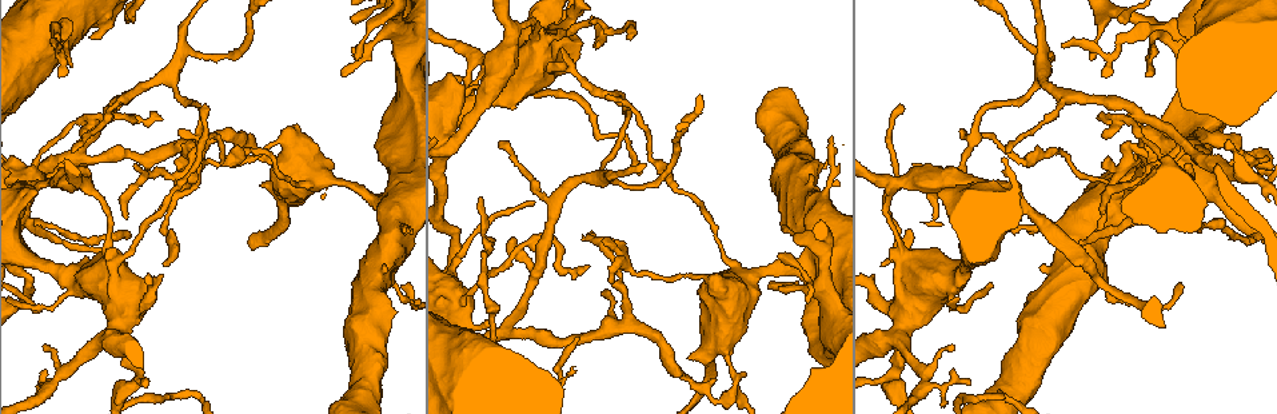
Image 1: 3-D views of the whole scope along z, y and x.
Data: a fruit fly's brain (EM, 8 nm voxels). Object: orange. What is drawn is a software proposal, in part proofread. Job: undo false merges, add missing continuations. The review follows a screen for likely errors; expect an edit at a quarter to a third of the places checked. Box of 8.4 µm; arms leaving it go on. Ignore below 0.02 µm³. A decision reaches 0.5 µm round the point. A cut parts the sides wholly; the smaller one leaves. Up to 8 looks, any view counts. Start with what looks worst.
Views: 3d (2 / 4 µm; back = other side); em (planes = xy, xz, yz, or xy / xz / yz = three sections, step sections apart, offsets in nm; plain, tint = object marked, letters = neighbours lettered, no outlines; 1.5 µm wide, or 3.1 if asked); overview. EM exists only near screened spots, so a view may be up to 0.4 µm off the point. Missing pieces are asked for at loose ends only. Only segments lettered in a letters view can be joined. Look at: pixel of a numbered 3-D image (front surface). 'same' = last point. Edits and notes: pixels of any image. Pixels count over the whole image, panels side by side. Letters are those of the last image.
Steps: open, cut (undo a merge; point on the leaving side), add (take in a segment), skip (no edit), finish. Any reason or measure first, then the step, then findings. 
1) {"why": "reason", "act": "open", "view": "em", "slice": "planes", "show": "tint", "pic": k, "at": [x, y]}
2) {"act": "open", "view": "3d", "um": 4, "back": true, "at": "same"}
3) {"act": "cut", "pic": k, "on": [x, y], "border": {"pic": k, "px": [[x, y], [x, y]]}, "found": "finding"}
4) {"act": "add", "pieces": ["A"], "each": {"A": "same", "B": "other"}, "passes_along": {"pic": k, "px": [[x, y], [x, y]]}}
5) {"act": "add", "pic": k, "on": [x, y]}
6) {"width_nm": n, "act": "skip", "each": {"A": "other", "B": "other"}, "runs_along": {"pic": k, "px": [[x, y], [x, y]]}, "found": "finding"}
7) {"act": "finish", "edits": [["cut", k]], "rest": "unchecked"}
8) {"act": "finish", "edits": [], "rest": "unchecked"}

{"why": "narrows sharply", "act": "open", "view": "em", "slice": "xy", "step": 8, "show": "tint", "pic": 1, "at": [66, 49]}

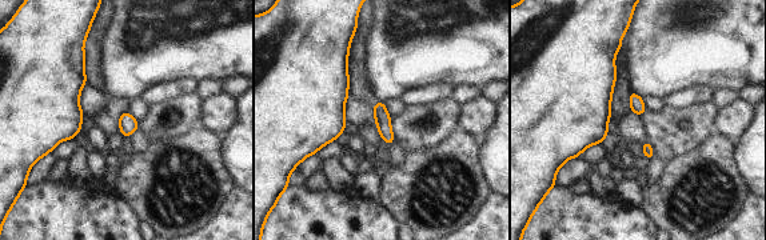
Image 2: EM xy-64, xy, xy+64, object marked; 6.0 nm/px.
{"act": "open", "view": "em", "slice": "planes", "show": "tint", "at": "same"}

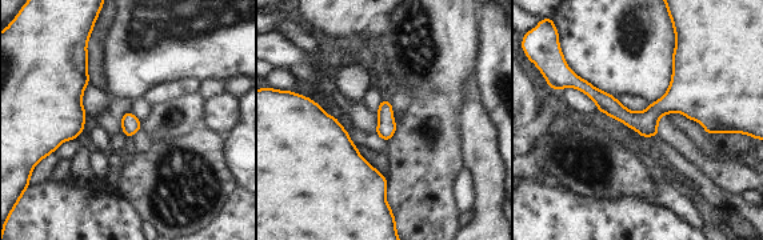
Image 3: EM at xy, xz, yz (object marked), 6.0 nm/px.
{"why": "what lies round it", "act": "open", "view": "em", "slice": "planes", "show": "letters", "at": "same"}

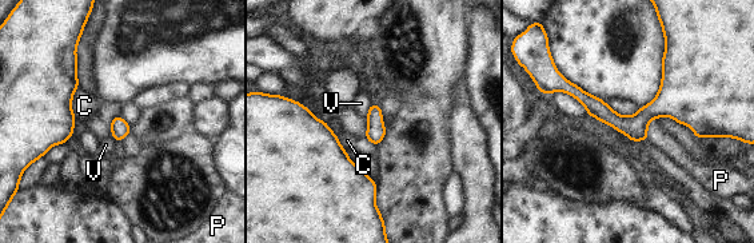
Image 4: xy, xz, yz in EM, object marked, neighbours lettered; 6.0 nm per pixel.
{"longest_contact_nm": ["C", 200], "act": "skip", "each": {"C": "other", "P": "other", "V": "other"}, "border": {"pic": 4, "px": [[371, 104], [366, 115]]}, "found": "all the same cell"}

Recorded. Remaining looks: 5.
{"why": "thick turns thin", "act": "open", "view": "em", "slice": "xz", "step": 4, "show": "tint", "pic": 1, "at": [901, 258]}

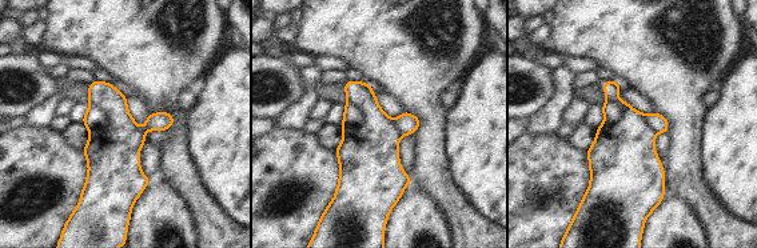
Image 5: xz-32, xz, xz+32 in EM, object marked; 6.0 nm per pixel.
{"why": "cut it another way", "act": "open", "view": "em", "slice": "planes", "show": "letters", "at": "same"}

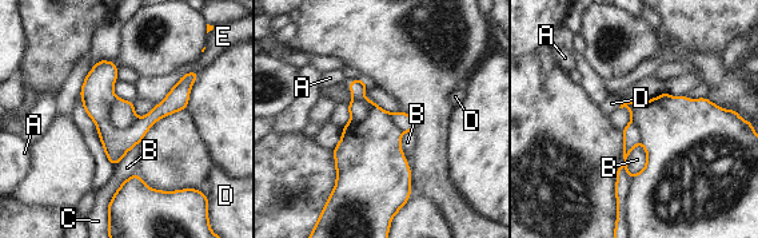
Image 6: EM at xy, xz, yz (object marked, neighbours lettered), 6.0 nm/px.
{"act": "cut", "pic": 6, "on": [96, 92], "each": {"A": "other", "B": "other", "C": "other", "D": "other", "E": "other"}, "part_leaving": {"pic": 6, "px": [[191, 76], [115, 153], [115, 161]]}, "found": "a second cell is stuck on"}

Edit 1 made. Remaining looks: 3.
{"act": "open", "view": "overview"}

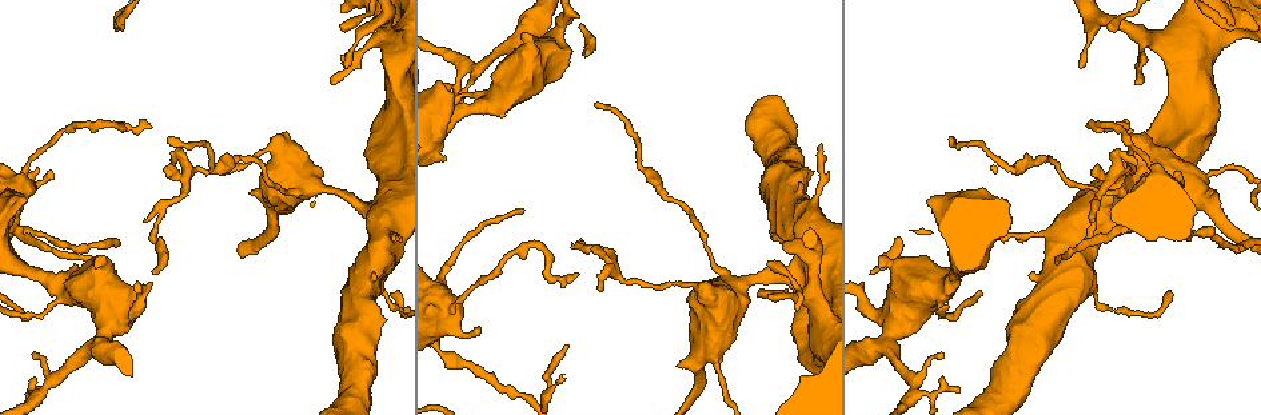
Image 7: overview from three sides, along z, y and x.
{"why": "thick turns thin", "act": "open", "view": "em", "slice": "planes", "show": "letters", "pic": 7, "at": [460, 110]}

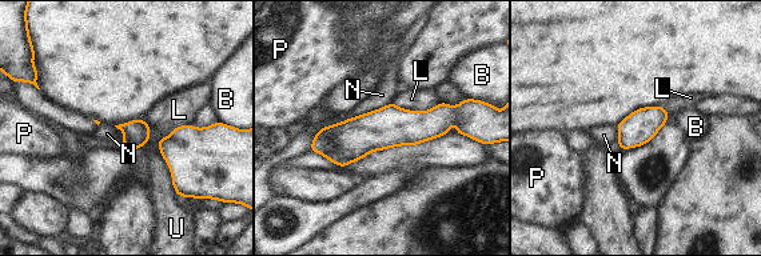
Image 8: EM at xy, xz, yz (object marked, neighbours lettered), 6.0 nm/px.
{"act": "skip", "each": {"B": "other", "L": "other", "N": "other", "P": "other", "U": "other"}, "border": {"pic": 8, "px": [[390, 102], [325, 126], [309, 148]]}, "found": "all the same cell"}

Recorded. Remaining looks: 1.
{"act": "finish", "edits": [["cut", 6]], "rest": "unchecked"}

